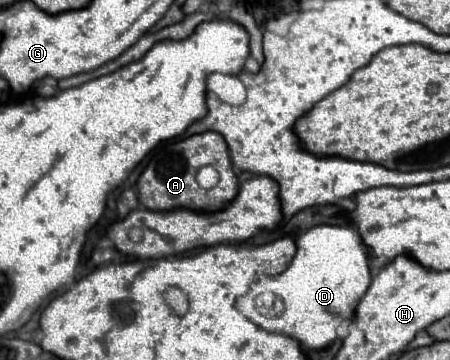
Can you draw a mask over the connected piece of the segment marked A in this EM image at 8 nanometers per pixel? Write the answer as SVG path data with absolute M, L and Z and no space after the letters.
M206 131L180 141L164 141L154 147L148 155L146 169L136 181L136 189L140 203L152 211L170 211L178 207L218 211L238 193L238 179L232 171L226 141L216 131Z

